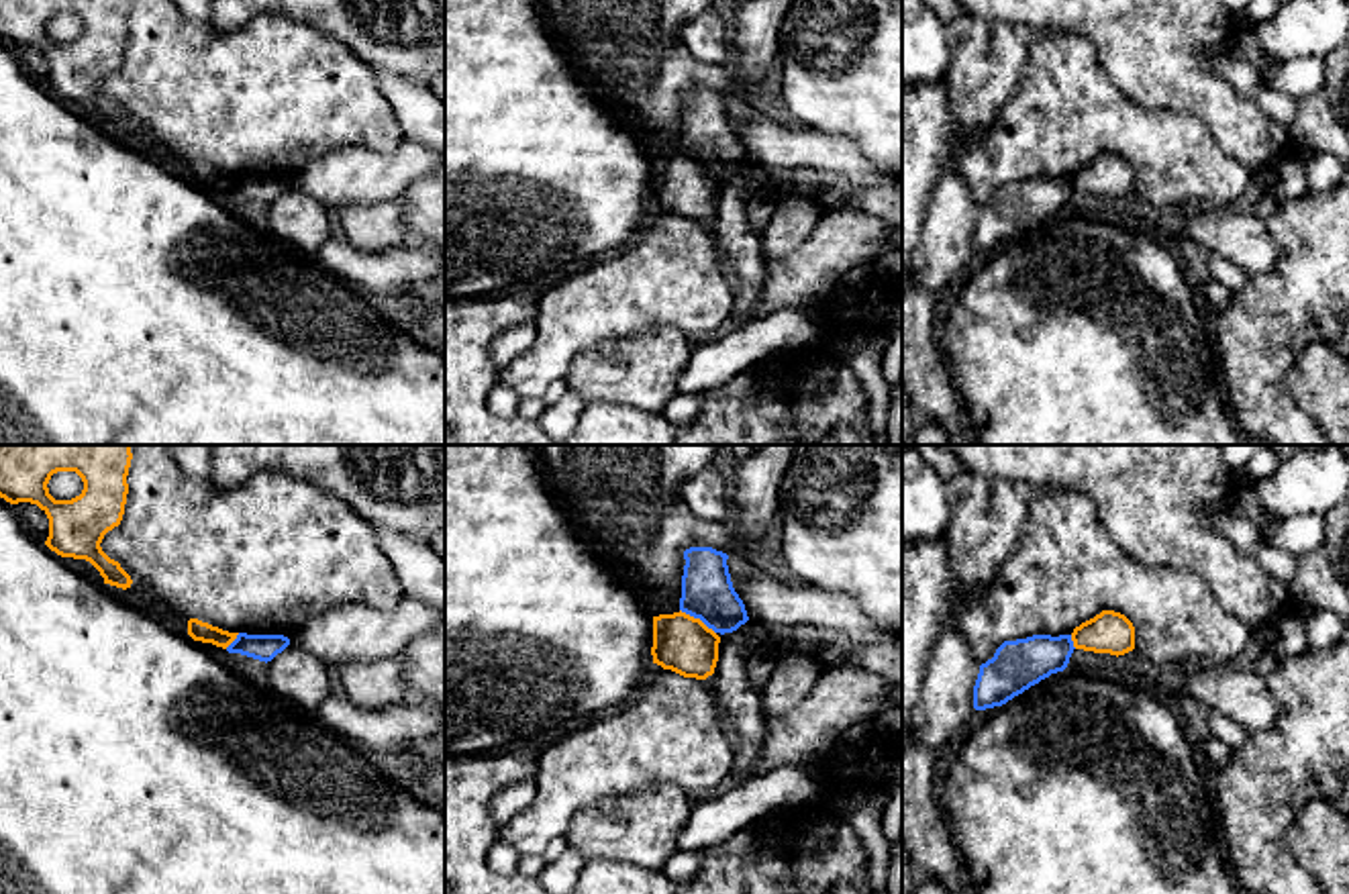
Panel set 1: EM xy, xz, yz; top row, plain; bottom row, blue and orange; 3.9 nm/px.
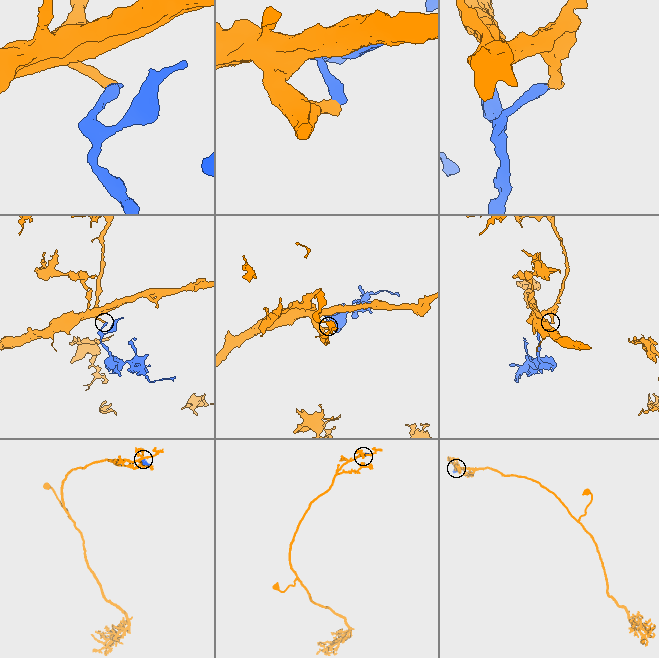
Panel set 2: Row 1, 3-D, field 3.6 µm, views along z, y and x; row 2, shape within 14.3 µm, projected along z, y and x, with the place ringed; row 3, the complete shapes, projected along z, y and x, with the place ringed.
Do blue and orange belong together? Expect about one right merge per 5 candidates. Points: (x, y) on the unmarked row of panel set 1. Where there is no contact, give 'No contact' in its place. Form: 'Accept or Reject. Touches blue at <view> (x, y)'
Reject. Touches blue at xz (698, 160)

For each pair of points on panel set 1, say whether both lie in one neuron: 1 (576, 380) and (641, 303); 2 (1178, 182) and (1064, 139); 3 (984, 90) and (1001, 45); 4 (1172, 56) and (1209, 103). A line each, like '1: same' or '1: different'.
1: different
2: same
3: same
4: same

